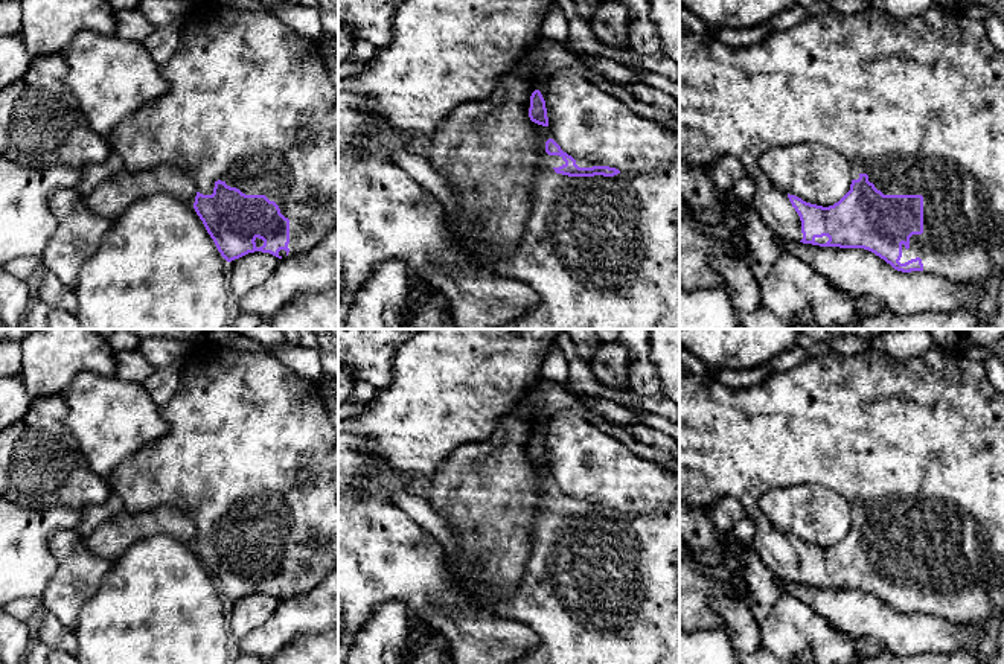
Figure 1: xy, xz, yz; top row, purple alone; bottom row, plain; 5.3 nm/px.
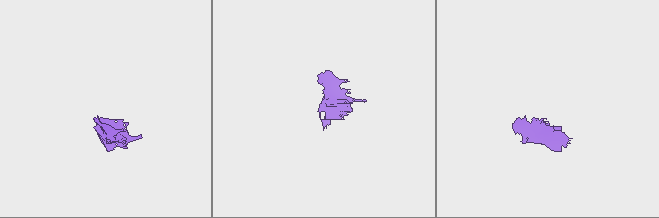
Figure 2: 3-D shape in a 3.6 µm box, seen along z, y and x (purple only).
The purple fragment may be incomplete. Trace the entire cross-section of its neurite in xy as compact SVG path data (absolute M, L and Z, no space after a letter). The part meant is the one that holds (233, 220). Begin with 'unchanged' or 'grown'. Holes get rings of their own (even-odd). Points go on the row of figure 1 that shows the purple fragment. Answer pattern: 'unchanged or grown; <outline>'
grown; M200 0L187 8L181 21L181 44L169 61L160 67L160 73L169 85L166 93L123 119L111 132L108 142L113 152L122 157L125 168L129 171L172 164L181 168L195 181L197 196L193 209L227 262L254 251L270 253L279 259L276 271L236 300L233 309L254 314L268 321L296 295L335 288L338 285L338 88L329 79L320 43L300 37L271 14Z

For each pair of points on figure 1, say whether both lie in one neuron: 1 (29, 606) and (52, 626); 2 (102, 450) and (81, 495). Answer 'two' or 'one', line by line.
1: two
2: two

